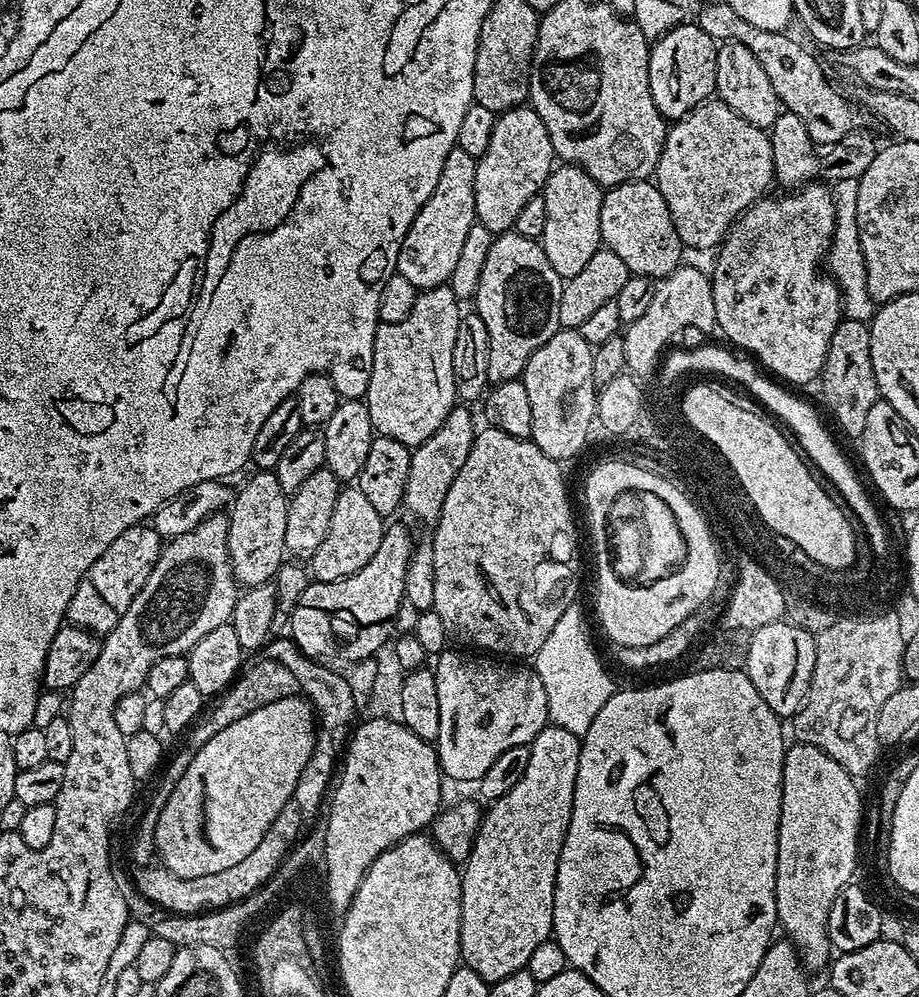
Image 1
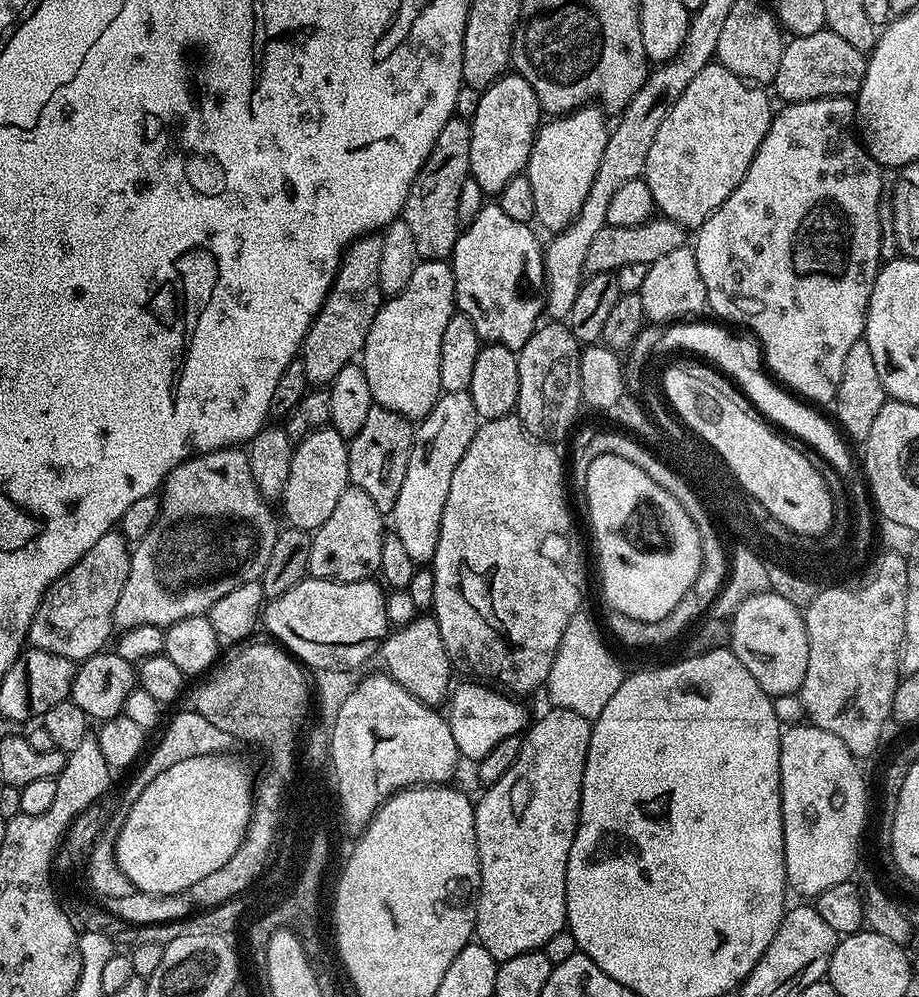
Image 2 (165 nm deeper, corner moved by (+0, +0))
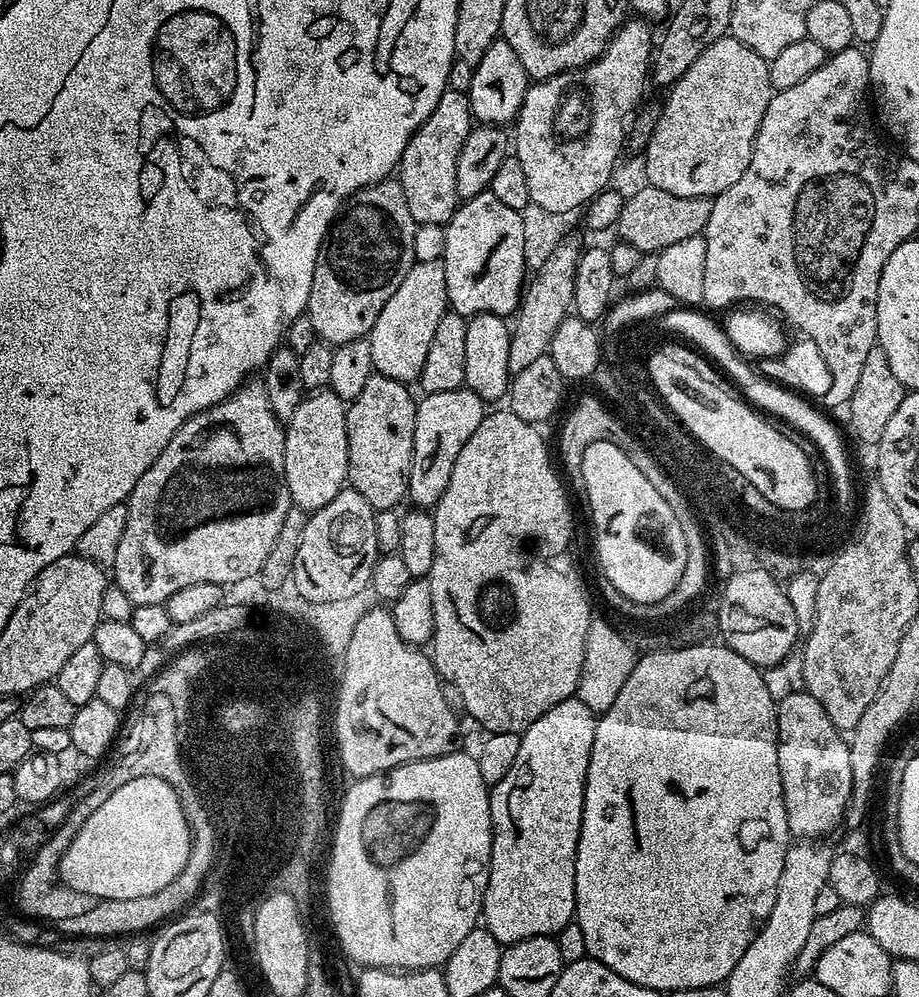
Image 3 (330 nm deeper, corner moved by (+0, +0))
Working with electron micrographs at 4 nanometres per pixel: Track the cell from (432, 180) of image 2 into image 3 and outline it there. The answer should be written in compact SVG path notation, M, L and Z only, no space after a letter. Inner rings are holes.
M446 90L438 98L438 106L430 110L430 118L418 126L410 138L398 165L398 179L406 194L406 206L419 224L447 225L458 207L456 175L458 174L458 154L462 142L472 133L474 117L467 92Z

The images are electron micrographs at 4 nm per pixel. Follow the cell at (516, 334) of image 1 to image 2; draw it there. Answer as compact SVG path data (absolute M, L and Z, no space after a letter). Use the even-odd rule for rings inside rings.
M488 202L485 203L482 210L478 210L478 218L474 218L474 222L470 222L470 226L463 229L460 237L456 240L456 245L450 257L452 265L452 273L454 274L454 286L456 287L456 306L459 315L470 318L470 322L474 322L474 330L480 335L481 341L489 344L501 344L513 350L519 350L526 346L528 339L536 333L538 325L541 323L540 312L545 311L542 293L544 290L544 254L542 251L542 240L532 233L533 229L522 222L514 222L514 218L509 218L502 209L499 203Z

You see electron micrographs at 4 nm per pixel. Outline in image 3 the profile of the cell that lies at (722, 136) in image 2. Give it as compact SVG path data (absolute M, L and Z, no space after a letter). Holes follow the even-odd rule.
M731 34L718 38L718 42L706 46L706 50L702 50L702 54L698 54L698 58L694 58L690 70L686 70L686 74L682 74L682 78L678 78L676 83L667 89L668 97L665 98L664 104L662 103L660 108L660 117L656 119L654 130L646 138L648 149L644 152L644 172L648 175L647 183L651 187L666 190L670 194L678 194L682 198L698 198L699 196L715 198L730 186L734 186L734 182L738 182L738 178L742 178L746 166L750 166L750 154L754 150L756 131L762 126L762 118L766 114L766 106L770 106L773 91L768 73L768 61L763 60L758 54L754 54L754 50L750 50L750 46L738 42Z

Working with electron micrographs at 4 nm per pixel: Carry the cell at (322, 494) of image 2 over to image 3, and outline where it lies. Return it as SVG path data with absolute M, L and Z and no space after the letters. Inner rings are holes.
M331 390L305 395L298 410L286 422L284 477L293 505L303 512L317 512L346 487L348 479L348 431L346 404Z

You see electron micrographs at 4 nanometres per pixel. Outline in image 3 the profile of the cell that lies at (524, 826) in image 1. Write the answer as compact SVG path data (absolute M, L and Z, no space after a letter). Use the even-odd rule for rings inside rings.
M580 699L563 700L558 702L546 714L542 714L529 728L524 729L520 745L518 746L518 758L514 766L510 766L510 774L502 778L502 782L491 785L490 788L490 818L492 819L492 853L490 854L490 874L488 885L484 895L484 907L482 909L482 924L490 934L502 946L522 942L526 938L535 936L555 937L562 930L562 926L573 923L576 915L576 895L574 894L574 862L578 850L578 838L582 826L582 810L584 809L584 791L586 790L586 778L590 766L590 754L594 746L594 734L596 733L597 713L590 710Z

